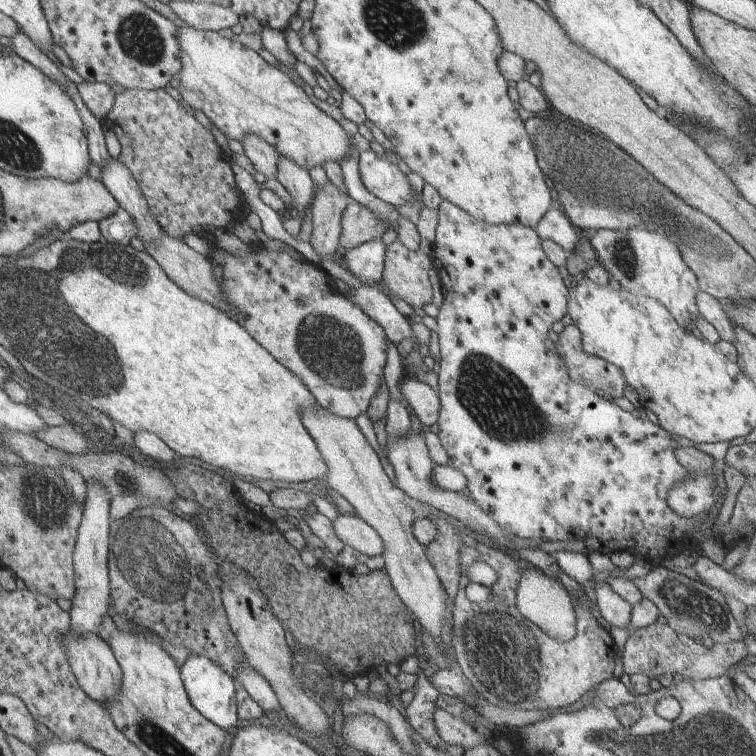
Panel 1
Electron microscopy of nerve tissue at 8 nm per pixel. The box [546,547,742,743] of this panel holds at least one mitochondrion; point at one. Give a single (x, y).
(675, 592)

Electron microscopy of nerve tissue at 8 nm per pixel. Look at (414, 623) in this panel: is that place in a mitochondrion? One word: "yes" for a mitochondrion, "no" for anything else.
no

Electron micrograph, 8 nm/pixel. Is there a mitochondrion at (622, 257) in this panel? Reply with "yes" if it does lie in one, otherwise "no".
yes

